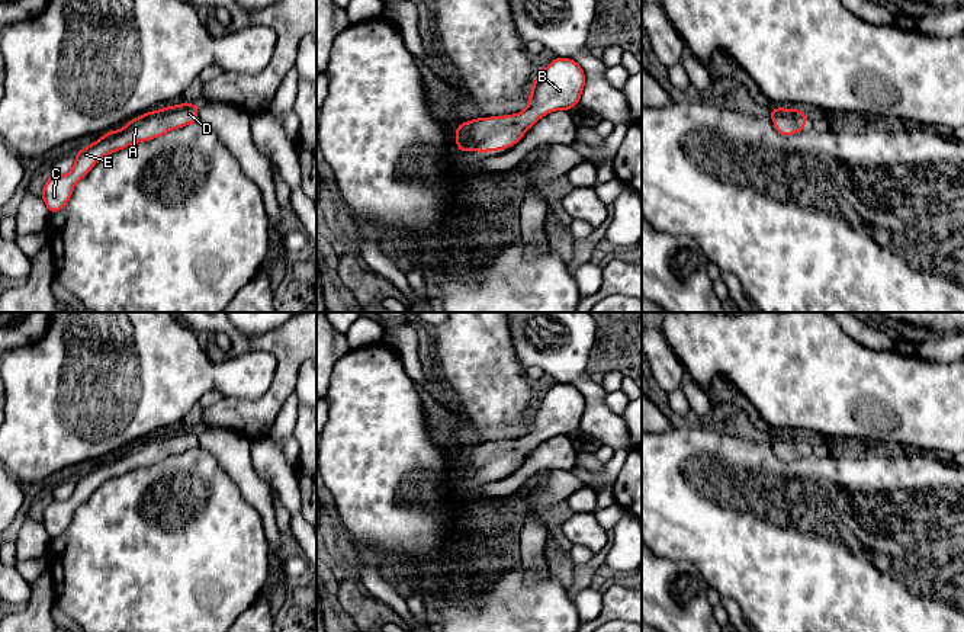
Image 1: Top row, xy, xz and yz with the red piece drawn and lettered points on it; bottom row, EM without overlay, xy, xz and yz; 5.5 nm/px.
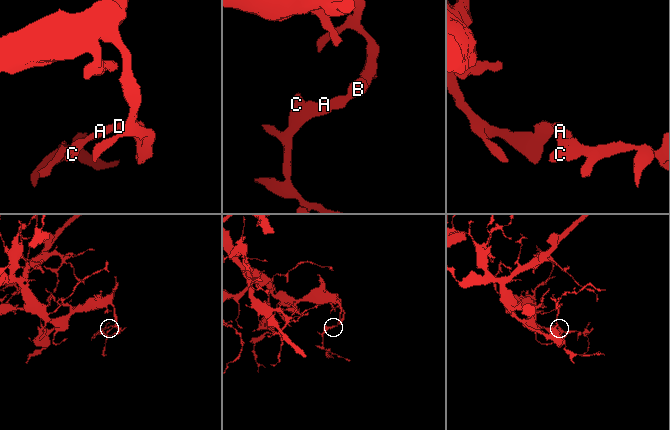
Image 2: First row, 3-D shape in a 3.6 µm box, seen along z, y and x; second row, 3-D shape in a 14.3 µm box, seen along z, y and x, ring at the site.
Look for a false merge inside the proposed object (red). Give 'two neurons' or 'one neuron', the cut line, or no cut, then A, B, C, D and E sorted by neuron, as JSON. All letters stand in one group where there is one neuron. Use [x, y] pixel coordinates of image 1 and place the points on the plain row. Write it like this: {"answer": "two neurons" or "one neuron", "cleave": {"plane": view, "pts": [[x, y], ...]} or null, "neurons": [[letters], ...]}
{"answer": "one neuron", "cleave": null, "neurons": [["A", "B", "C", "D", "E"]]}

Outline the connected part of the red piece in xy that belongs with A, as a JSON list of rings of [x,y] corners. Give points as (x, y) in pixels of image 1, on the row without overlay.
[[[183,429],[147,437],[129,446],[122,455],[106,458],[100,465],[75,478],[75,488],[68,500],[54,500],[46,506],[41,519],[46,533],[51,539],[62,535],[70,526],[74,511],[105,481],[195,447],[199,447],[197,430]]]

